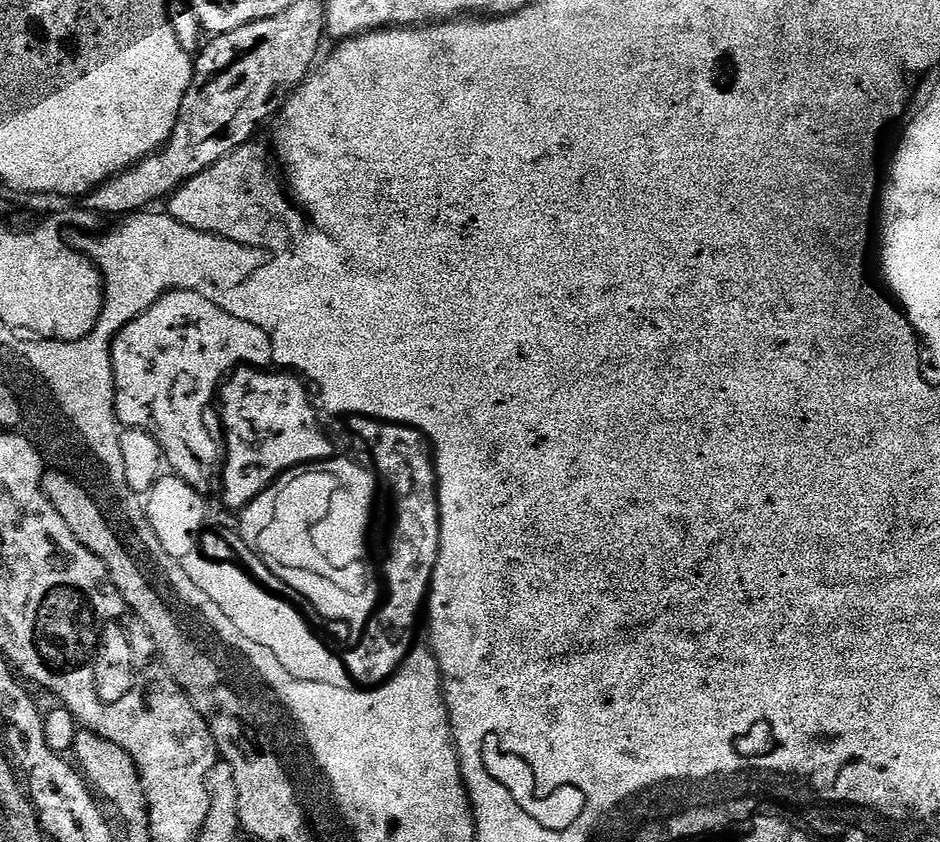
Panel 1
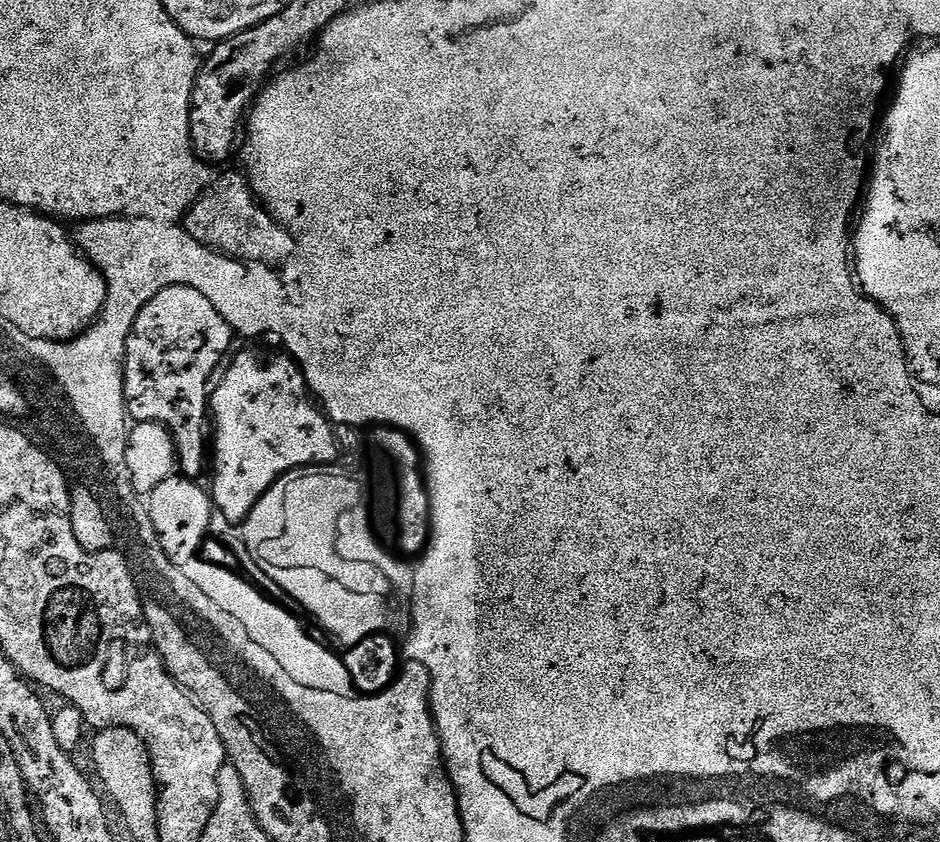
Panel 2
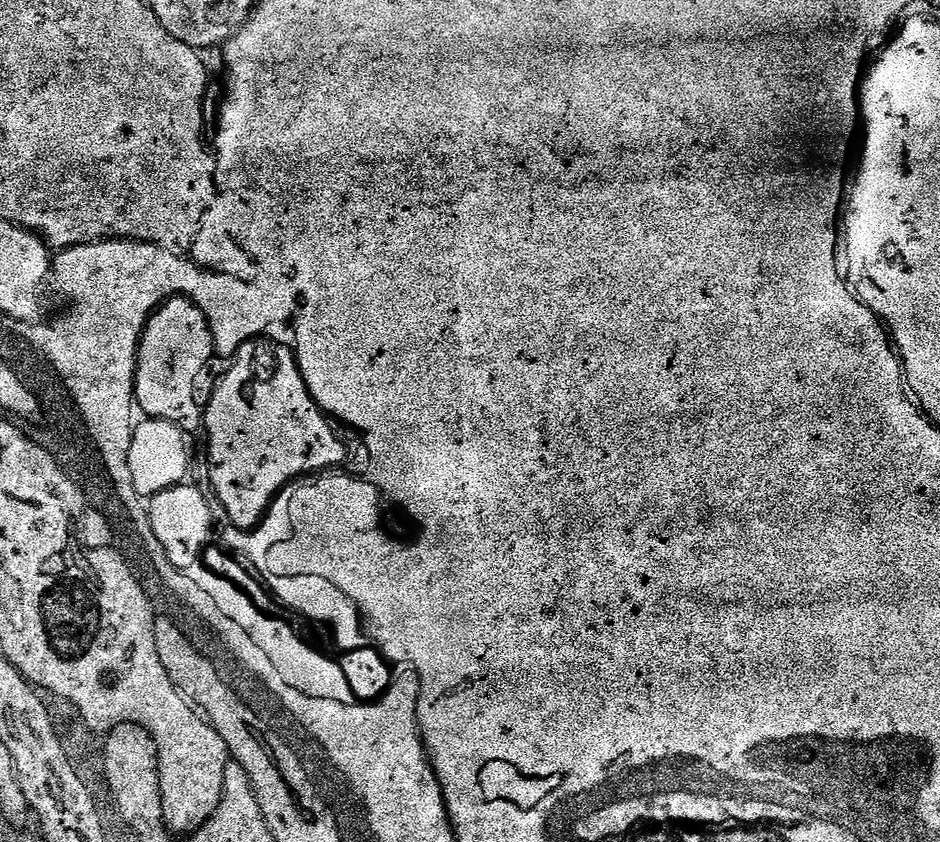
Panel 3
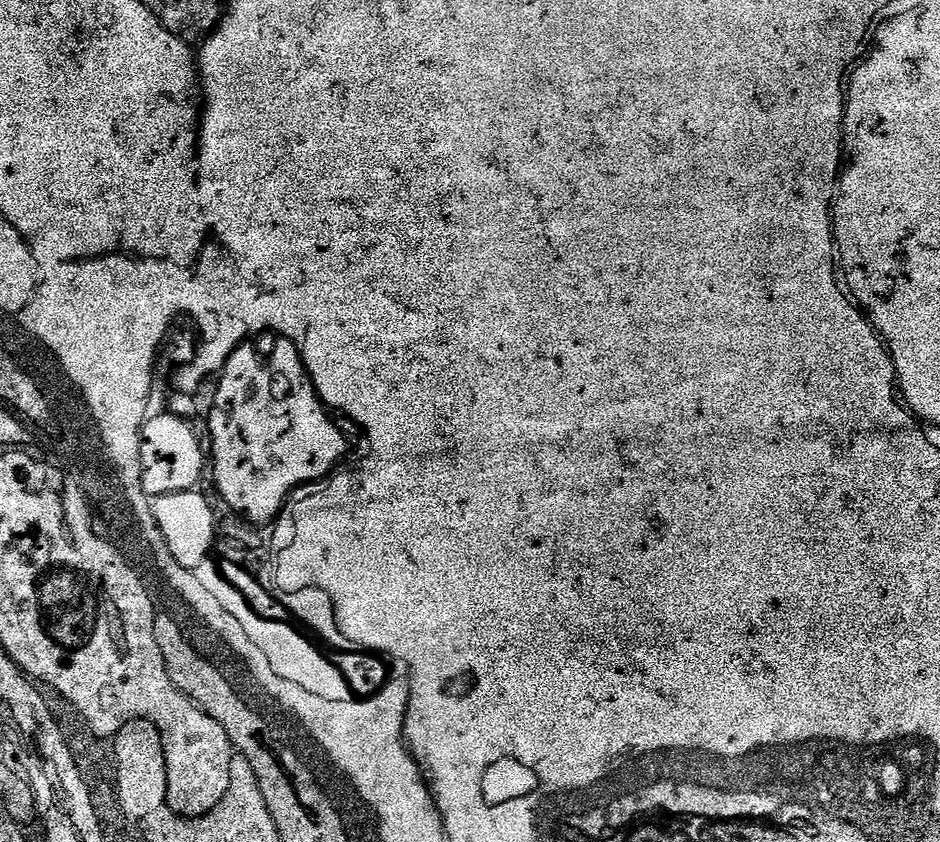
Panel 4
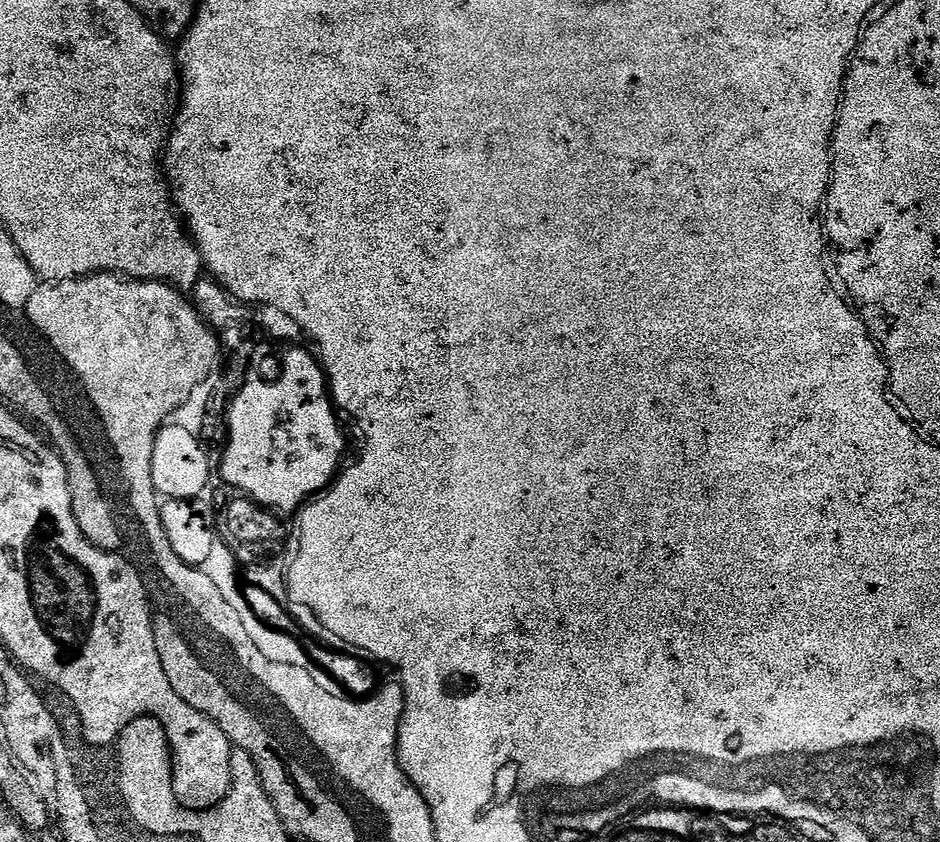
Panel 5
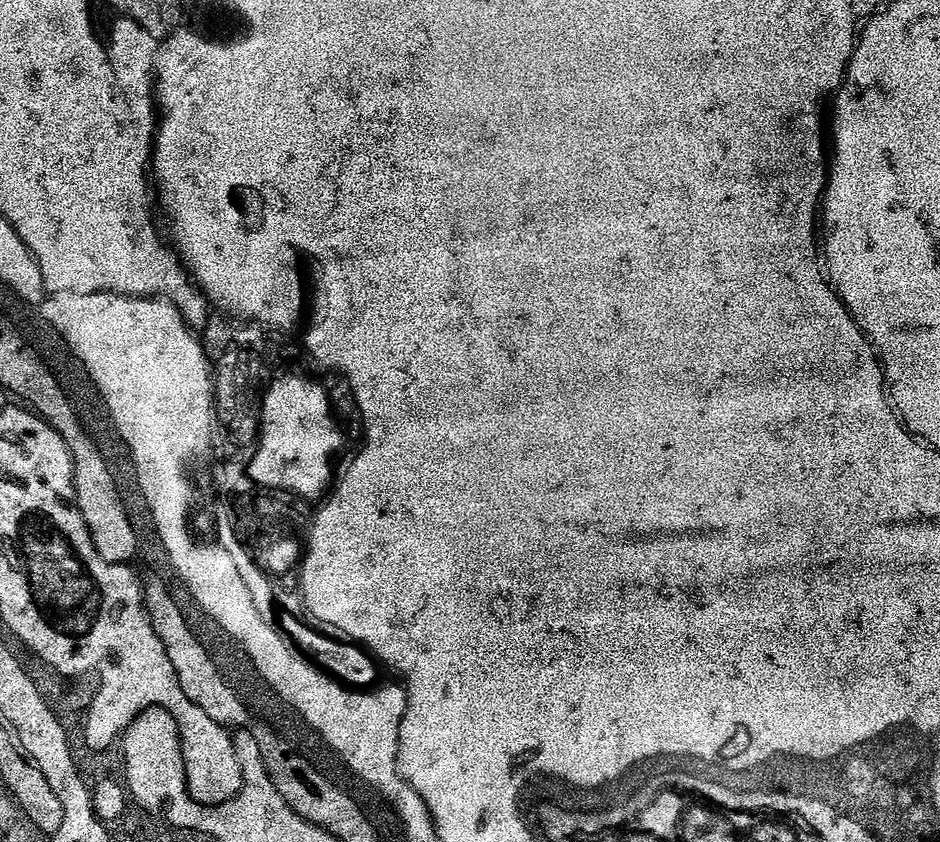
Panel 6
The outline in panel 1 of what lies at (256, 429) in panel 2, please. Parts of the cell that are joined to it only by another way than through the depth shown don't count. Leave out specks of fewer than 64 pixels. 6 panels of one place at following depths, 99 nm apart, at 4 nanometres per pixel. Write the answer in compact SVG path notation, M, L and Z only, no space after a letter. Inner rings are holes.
M251 366L241 367L239 370L233 371L231 375L225 379L222 387L218 392L218 403L223 409L222 418L226 422L227 437L224 444L232 444L232 456L224 459L226 466L226 475L228 476L228 497L226 497L228 508L244 508L258 494L262 494L264 484L268 484L268 480L272 480L272 476L276 476L276 472L280 472L280 468L288 468L288 464L296 464L298 462L314 462L315 460L330 460L334 455L334 450L330 446L330 438L322 430L318 417L314 414L314 410L308 404L308 400L304 400L304 392L300 392L300 384L292 384L292 380L284 380L284 377L277 372L271 370L261 370Z

